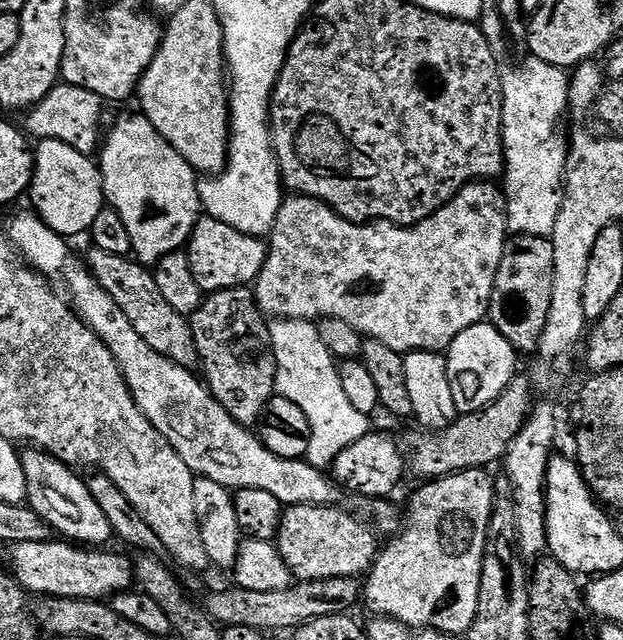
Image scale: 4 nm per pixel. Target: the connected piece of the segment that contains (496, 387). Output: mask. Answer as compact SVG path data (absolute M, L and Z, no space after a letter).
M481 322L462 330L458 338L446 349L450 394L454 394L457 413L480 412L490 402L494 402L506 390L506 386L518 375L516 360L518 354L514 346L494 327L491 322Z

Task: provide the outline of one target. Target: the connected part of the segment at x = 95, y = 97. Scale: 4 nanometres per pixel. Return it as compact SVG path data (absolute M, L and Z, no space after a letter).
M58 82L50 90L50 94L42 98L42 102L38 102L23 113L22 128L29 137L37 141L66 142L66 146L74 146L74 150L78 150L84 156L92 156L99 153L102 148L100 127L104 124L104 108L106 108L106 101L98 94L82 86Z

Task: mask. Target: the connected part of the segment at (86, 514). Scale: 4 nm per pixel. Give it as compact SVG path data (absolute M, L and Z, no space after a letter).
M39 450L21 451L20 461L22 470L26 474L27 503L52 527L53 533L59 534L65 541L75 542L80 546L104 546L107 545L104 543L108 539L113 539L110 521L106 518L106 514L102 514L102 506L98 506L98 502L94 502L94 494L90 494L83 475L77 474L69 465L54 458L50 453Z

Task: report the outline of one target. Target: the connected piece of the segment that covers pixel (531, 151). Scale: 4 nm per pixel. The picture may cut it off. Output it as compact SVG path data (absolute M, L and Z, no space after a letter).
M527 58L521 64L503 73L504 81L504 175L502 187L508 201L508 231L518 236L551 237L554 222L558 222L560 198L564 187L564 167L568 165L566 136L560 133L560 119L569 111L569 73L535 58Z

